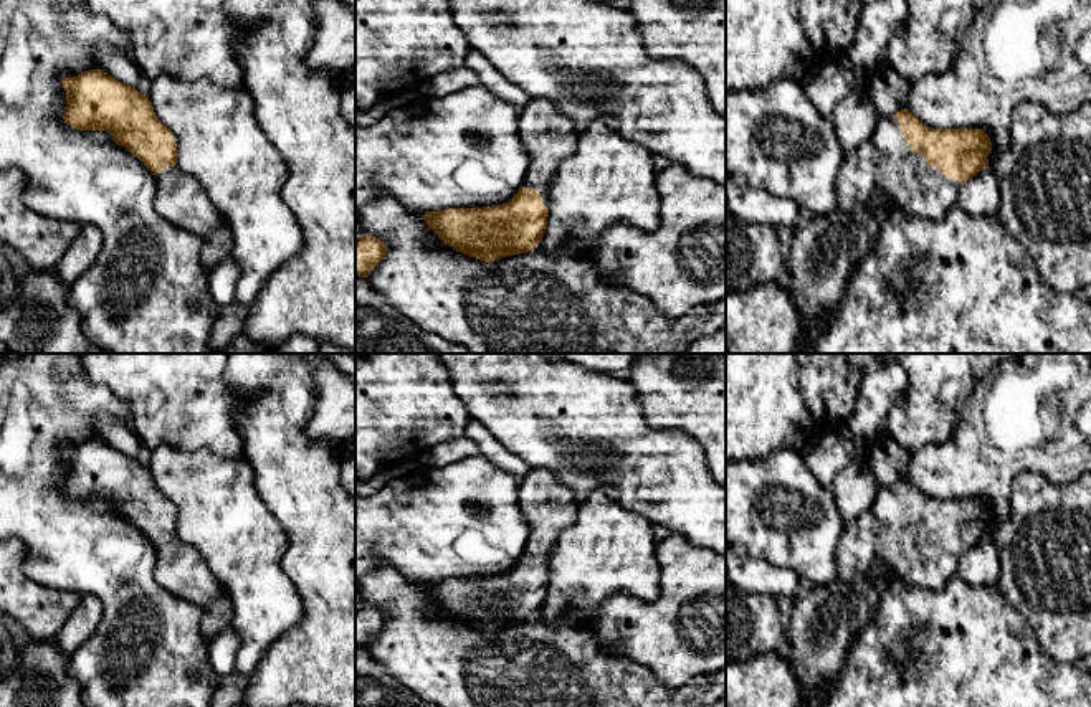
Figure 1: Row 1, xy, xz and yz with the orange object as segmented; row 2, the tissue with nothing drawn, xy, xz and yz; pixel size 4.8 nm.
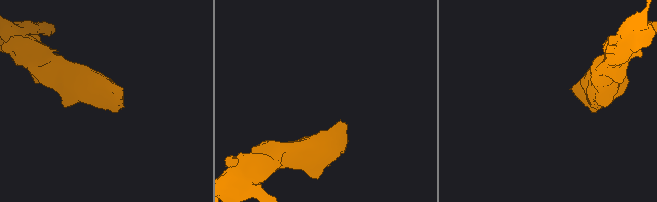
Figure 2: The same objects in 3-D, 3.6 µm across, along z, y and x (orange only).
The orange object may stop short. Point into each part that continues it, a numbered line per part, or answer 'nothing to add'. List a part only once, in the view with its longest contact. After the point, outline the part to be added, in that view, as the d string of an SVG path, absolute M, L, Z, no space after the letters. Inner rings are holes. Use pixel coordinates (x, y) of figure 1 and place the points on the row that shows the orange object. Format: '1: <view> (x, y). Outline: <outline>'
1: yz (883, 174). Outline: M879 117L873 137L845 155L838 205L827 215L805 215L795 226L782 279L802 319L795 354L812 354L827 314L841 302L853 269L893 208L941 221L960 190L959 182L927 167L926 157L906 145L898 117Z

